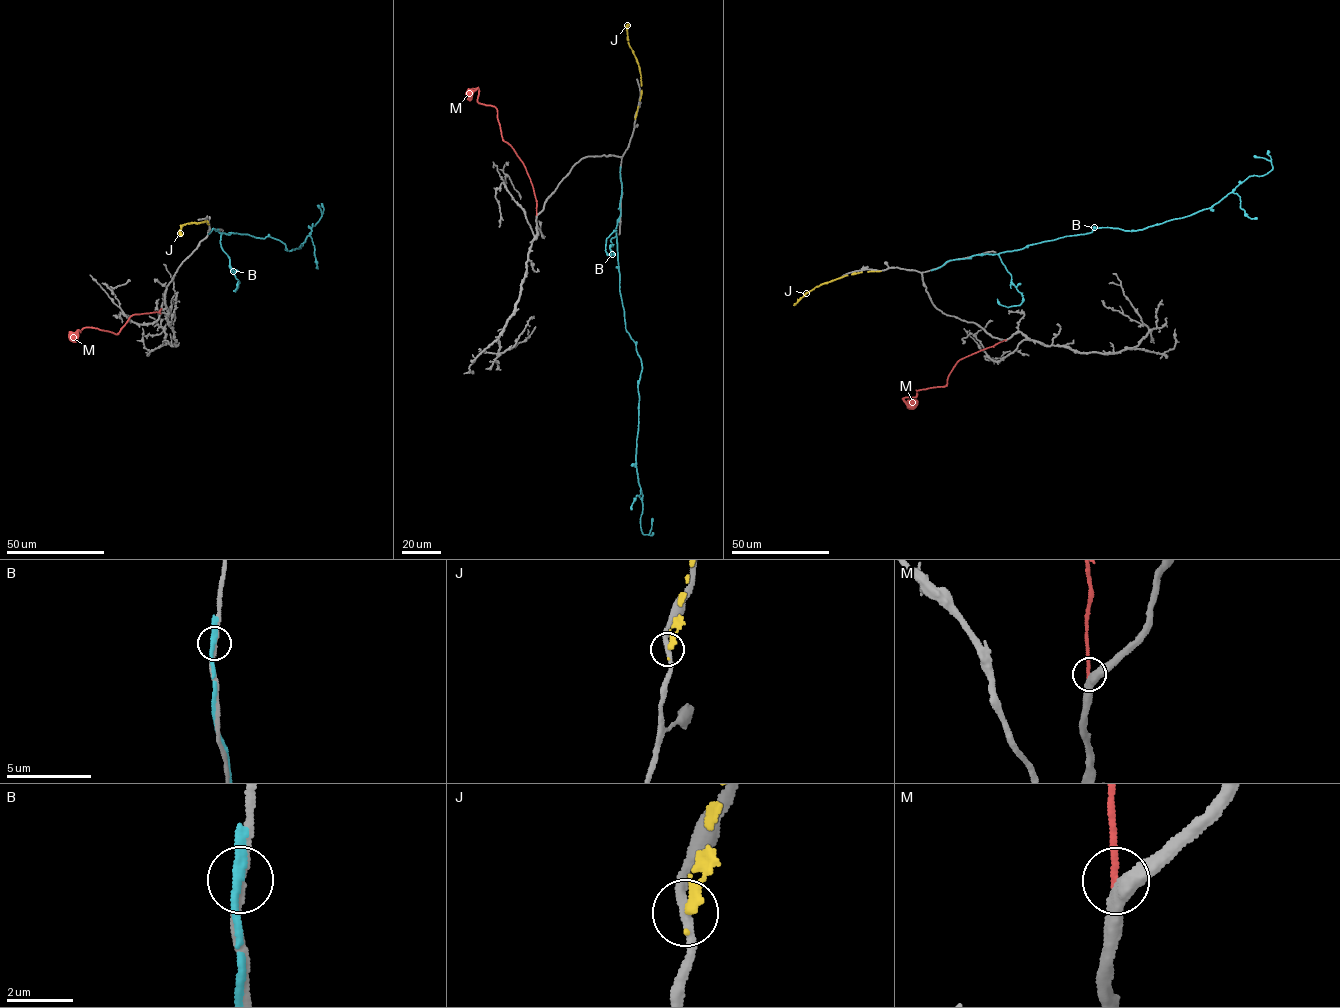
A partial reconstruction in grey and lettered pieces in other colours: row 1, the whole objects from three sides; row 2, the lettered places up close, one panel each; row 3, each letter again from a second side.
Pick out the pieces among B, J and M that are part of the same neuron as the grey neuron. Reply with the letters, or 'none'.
M

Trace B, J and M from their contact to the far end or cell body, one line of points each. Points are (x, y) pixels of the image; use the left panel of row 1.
B: (209, 233), (213, 228), (228, 235), (268, 236), (290, 251), (303, 246), (319, 221), (317, 205)
J: (208, 224), (206, 221), (181, 225), (181, 236)
M: (161, 309), (135, 314), (117, 334), (84, 328), (71, 336)

